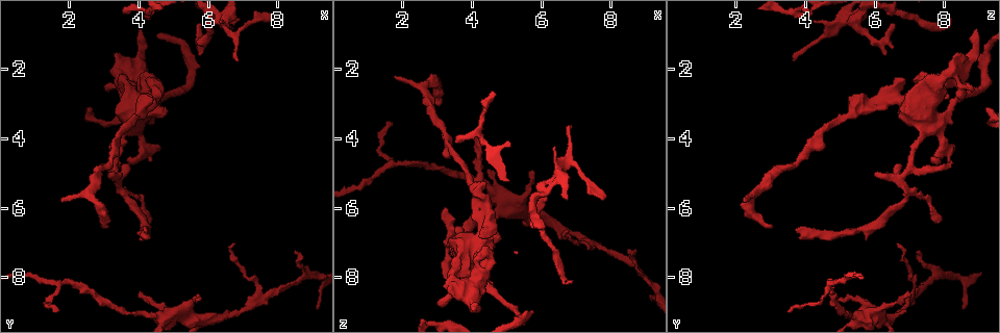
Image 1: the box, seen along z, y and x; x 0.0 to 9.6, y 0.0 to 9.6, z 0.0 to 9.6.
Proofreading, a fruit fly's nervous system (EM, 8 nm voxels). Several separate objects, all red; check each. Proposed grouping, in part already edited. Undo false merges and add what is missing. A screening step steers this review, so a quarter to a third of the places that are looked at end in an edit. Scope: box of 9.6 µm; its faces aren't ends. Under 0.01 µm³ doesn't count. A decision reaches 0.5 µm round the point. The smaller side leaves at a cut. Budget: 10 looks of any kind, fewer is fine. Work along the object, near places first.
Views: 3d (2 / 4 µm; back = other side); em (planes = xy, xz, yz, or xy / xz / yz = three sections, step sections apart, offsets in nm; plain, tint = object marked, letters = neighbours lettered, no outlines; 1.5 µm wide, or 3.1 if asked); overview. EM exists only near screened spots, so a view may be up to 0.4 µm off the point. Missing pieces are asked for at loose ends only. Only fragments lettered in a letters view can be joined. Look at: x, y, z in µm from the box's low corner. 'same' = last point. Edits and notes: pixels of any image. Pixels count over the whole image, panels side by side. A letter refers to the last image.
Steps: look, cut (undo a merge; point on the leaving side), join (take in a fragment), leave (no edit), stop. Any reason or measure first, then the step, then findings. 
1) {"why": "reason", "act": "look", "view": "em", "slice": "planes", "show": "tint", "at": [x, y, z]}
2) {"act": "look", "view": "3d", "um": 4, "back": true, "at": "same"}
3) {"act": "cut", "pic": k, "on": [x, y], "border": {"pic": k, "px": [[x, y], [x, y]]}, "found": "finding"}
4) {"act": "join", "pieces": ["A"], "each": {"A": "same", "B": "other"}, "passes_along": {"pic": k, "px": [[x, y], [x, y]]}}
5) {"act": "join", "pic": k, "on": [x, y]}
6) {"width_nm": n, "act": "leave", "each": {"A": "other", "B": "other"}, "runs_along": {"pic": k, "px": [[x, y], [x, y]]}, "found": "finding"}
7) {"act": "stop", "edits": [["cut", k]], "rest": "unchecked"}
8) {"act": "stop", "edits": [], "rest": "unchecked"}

{"act": "look", "view": "3d", "um": 2, "at": [5.65, 1.25, 6.20]}

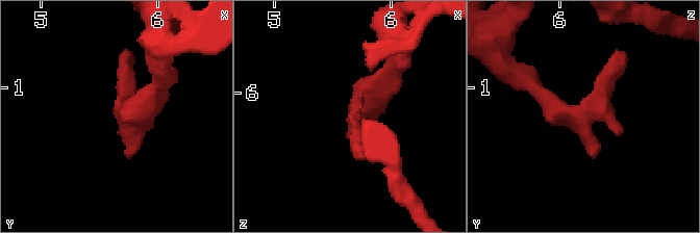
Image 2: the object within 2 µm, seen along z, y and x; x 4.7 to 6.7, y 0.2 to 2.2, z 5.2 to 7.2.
{"act": "look", "view": "em", "slice": "planes", "show": "letters", "at": [5.68, 1.22, 6.16]}

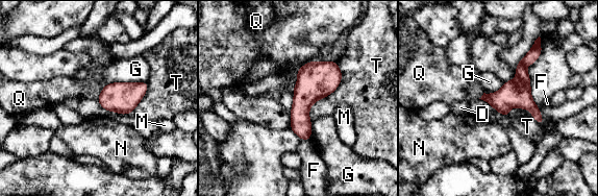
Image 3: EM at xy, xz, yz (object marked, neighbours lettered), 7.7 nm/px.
{"act": "leave", "each": {"D": "other", "F": "other", "G": "other", "M": "other", "N": "other", "Q": "other", "T": "other"}, "border": {"pic": 3, "px": [[147, 80], [113, 81], [105, 86]]}, "found": "one neuron here"}

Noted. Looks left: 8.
{"why": "free end", "act": "look", "view": "3d", "um": 4, "at": [6.75, 7.00, 6.65]}

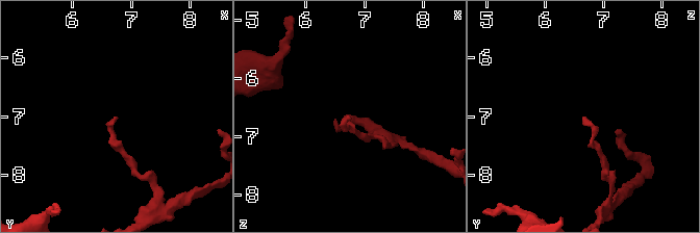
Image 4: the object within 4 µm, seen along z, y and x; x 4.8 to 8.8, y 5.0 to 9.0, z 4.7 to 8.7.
{"why": "need the tissue", "act": "look", "view": "em", "slice": "xz", "step": 4, "show": "tint", "at": [6.75, 7.05, 6.70]}

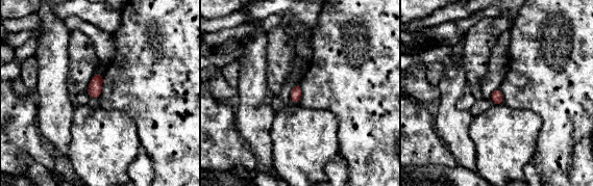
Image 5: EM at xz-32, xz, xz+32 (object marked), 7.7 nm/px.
{"act": "look", "view": "em", "slice": "planes", "show": "letters", "at": "same"}

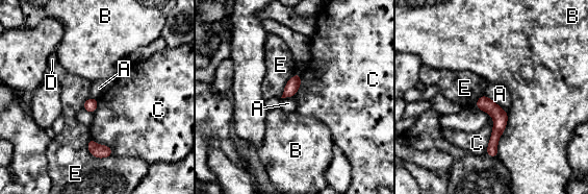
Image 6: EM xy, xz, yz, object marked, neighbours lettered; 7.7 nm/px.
{"width_nm": 100, "act": "leave", "each": {"A": "other", "B": "other", "C": "other", "D": "other", "E": "other"}, "border": {"pic": 6, "px": [[491, 116], [492, 132], [485, 151]]}, "found": "no lettered fragment goes on from it"}

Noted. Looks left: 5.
{"why": "two arms in line, one across", "act": "look", "view": "3d", "um": 4, "at": [7.45, 8.65, 7.05]}

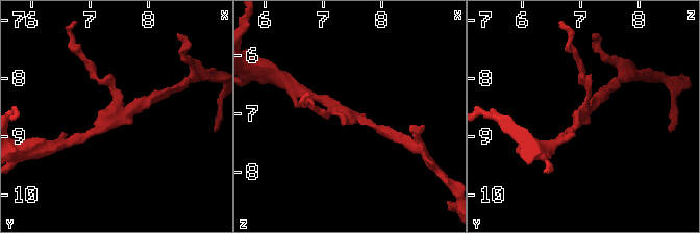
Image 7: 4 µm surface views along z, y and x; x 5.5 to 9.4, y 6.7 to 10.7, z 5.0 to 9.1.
{"act": "look", "view": "em", "slice": "planes", "show": "letters", "at": [7.40, 8.60, 7.00]}

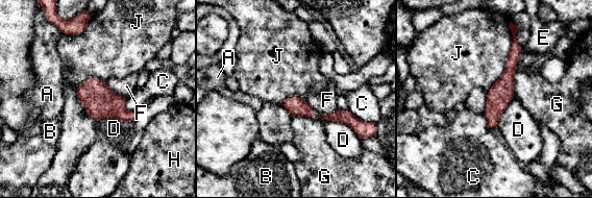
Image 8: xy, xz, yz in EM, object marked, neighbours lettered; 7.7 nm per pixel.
{"act": "leave", "each": {"A": "other", "B": "other", "C": "other", "D": "other", "E": "other", "F": "other", "G": "other", "H": "other", "J": "other"}, "border": {"pic": 8, "px": [[510, 27], [506, 71], [487, 91]]}, "found": "one neuron here"}

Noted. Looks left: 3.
{"why": "branch point", "act": "look", "view": "3d", "um": 2, "at": [1.70, 8.20, 4.65]}

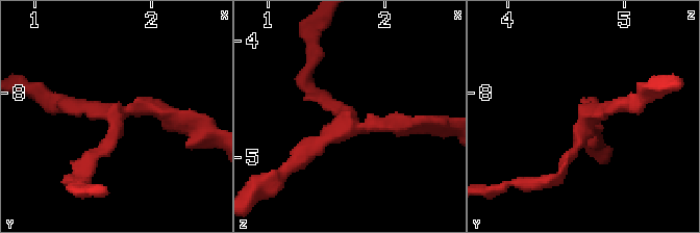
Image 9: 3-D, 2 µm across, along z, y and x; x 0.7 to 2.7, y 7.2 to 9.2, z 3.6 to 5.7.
{"arms": 3, "why": "shape alone is not enough", "act": "look", "view": "em", "slice": "xy", "step": 8, "show": "tint", "at": [1.70, 8.20, 4.72]}

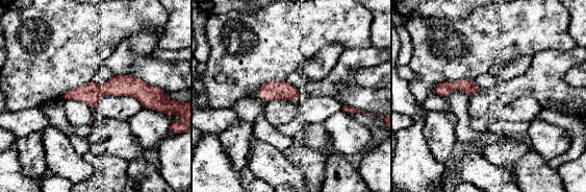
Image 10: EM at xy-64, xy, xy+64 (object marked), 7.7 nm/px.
{"why": "cut it another way", "act": "look", "view": "em", "slice": "planes", "show": "letters", "at": "same"}

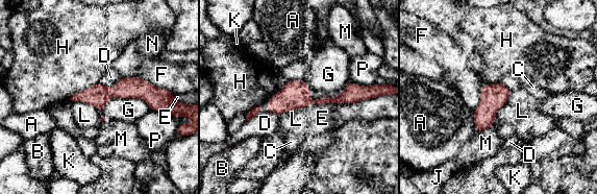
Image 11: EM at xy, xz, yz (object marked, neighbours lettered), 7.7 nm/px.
{"width_nm": 170, "act": "leave", "each": {"A": "other", "B": "other", "C": "other", "D": "other", "E": "other", "F": "other", "G": "other", "H": "other", "J": "other", "K": "other", "L": "other", "M": "other", "N": "other", "P": "other"}, "runs_along": {"pic": 11, "px": [[362, 90], [340, 99], [268, 105]]}, "found": "all the same neuron"}

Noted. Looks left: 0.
{"act": "stop", "edits": [], "rest": "unchecked"}

